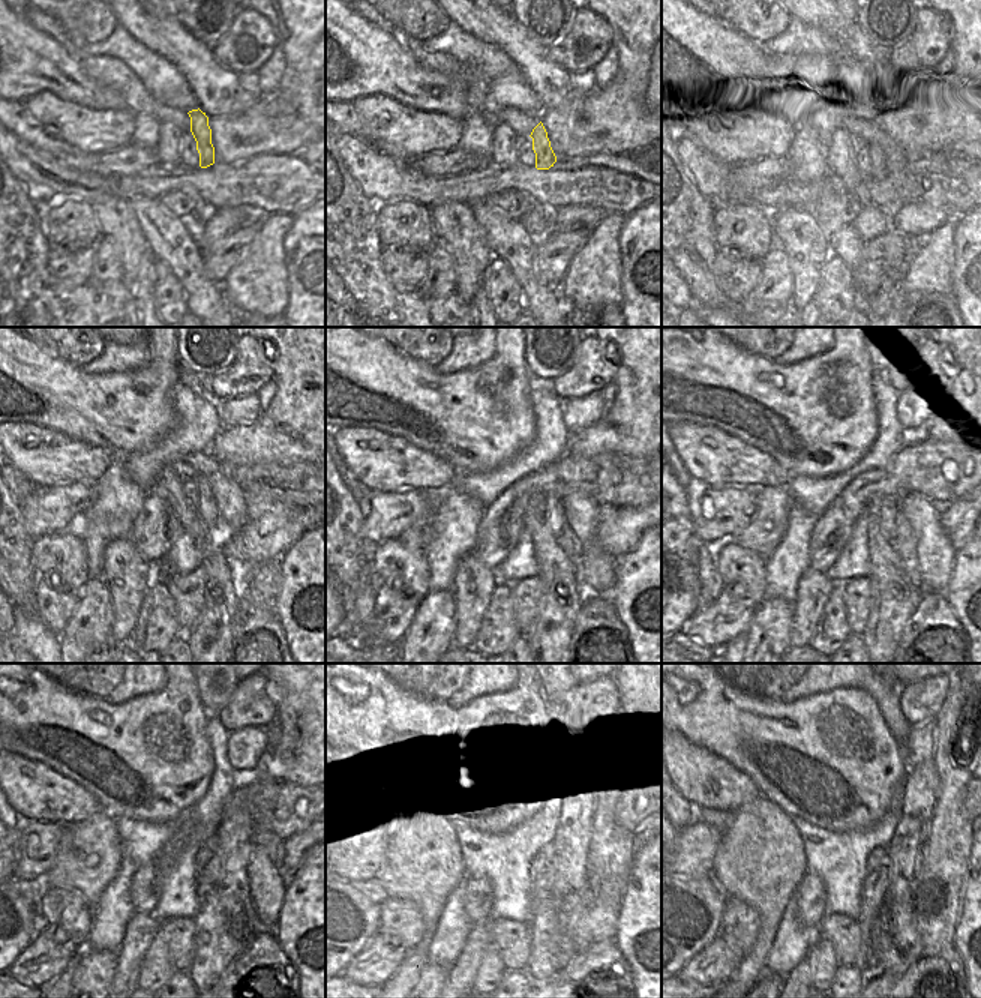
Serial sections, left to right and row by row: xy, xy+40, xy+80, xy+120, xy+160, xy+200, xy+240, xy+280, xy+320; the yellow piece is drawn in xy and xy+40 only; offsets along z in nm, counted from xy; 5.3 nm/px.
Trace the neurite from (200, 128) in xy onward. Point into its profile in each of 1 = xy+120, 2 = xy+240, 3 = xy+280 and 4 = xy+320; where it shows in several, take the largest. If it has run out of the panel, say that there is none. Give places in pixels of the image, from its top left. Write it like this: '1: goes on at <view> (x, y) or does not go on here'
1: goes on at xy+120 (206, 508)
2: goes on at xy+240 (203, 856)
3: goes on at xy+280 (546, 851)
4: goes on at xy+320 (878, 857)

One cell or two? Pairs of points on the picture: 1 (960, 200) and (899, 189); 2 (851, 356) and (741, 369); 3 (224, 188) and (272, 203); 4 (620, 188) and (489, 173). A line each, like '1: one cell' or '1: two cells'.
1: one cell
2: one cell
3: one cell
4: one cell

